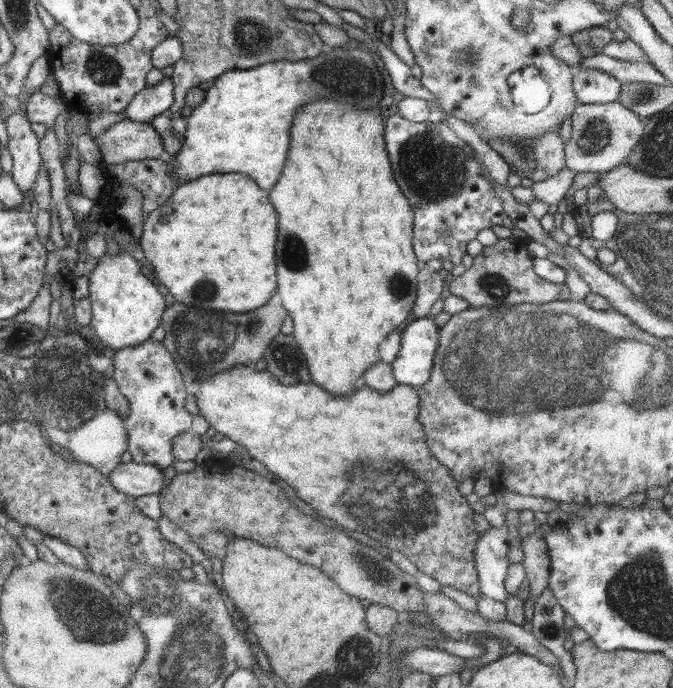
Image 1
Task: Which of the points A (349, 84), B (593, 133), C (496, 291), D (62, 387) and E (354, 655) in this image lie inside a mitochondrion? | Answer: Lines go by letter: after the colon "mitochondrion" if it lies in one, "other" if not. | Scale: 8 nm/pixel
A: mitochondrion
B: mitochondrion
C: mitochondrion
D: mitochondrion
E: mitochondrion

